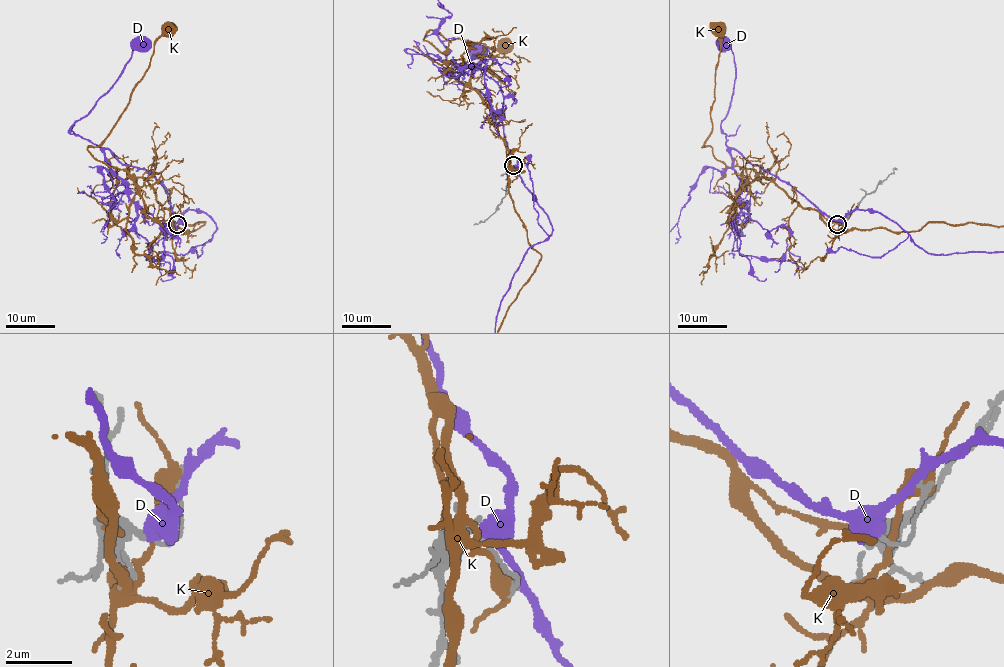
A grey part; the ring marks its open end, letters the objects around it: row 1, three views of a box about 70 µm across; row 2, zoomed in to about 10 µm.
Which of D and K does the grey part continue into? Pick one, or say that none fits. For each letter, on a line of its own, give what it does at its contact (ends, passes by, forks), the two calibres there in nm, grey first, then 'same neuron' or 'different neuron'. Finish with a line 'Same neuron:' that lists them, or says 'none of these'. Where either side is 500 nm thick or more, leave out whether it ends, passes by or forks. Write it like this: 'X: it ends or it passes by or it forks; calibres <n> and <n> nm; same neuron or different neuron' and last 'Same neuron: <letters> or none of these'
D: it passes by; calibres 260 and 480 nm; different neuron
K: it passes by; calibres 80 and 180 nm; different neuron
Same neuron: none of these

